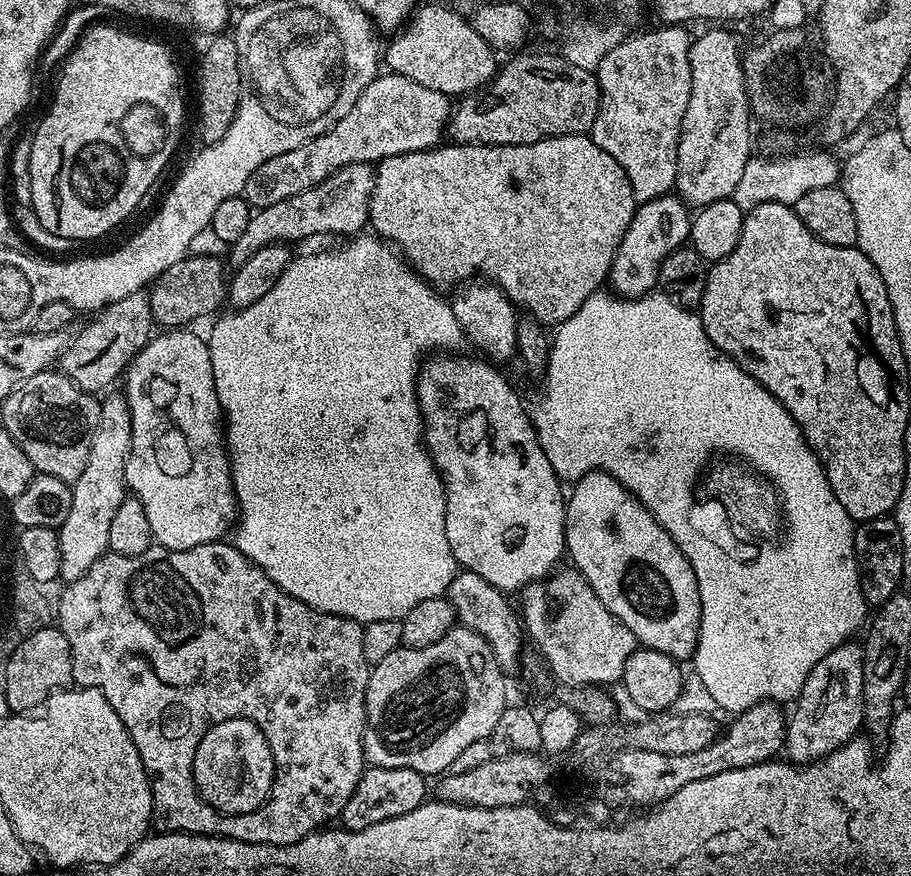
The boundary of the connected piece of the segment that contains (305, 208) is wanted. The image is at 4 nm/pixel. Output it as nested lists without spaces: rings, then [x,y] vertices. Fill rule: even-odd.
[[[351,164],[338,170],[318,186],[302,190],[302,194],[294,194],[294,198],[286,198],[282,202],[274,202],[274,206],[253,211],[250,226],[246,226],[242,238],[230,245],[233,265],[245,264],[250,254],[258,254],[258,250],[268,244],[304,240],[307,236],[344,235],[344,238],[348,238],[353,234],[363,233],[368,224],[370,198],[375,181],[373,165]]]

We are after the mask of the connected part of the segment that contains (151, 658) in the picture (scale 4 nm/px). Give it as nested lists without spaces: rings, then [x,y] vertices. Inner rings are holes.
[[[213,542],[203,544],[202,546],[194,546],[190,550],[170,550],[169,548],[161,548],[153,546],[147,548],[142,554],[137,556],[127,556],[126,554],[118,554],[117,552],[108,552],[98,557],[94,562],[94,566],[90,566],[90,570],[86,570],[86,574],[82,574],[77,580],[65,583],[63,585],[64,593],[57,599],[54,604],[54,616],[58,621],[58,627],[62,634],[66,634],[66,642],[70,642],[70,654],[72,655],[72,679],[81,688],[96,688],[106,698],[106,702],[110,702],[110,706],[114,706],[114,714],[118,714],[118,718],[122,722],[122,726],[126,726],[126,730],[130,734],[130,738],[134,742],[134,746],[138,750],[138,758],[142,758],[142,766],[144,772],[148,776],[148,785],[150,786],[150,794],[152,795],[152,823],[151,827],[157,833],[162,832],[192,832],[195,836],[226,836],[229,840],[241,840],[242,842],[250,842],[251,844],[273,844],[274,846],[286,846],[298,842],[302,838],[306,838],[312,832],[323,829],[327,820],[336,820],[340,811],[346,806],[346,802],[350,802],[350,794],[354,794],[354,786],[358,786],[358,782],[362,778],[366,767],[364,758],[364,727],[366,726],[366,686],[368,685],[368,674],[370,665],[366,654],[362,650],[362,638],[364,637],[364,625],[359,624],[356,620],[351,620],[345,616],[335,616],[334,614],[326,614],[314,610],[310,606],[306,606],[306,602],[298,602],[298,598],[294,598],[290,594],[286,594],[279,586],[270,579],[270,577],[260,569],[252,560],[247,560],[244,554],[236,549],[235,543],[232,542]],[[227,719],[250,719],[253,720],[262,730],[262,734],[266,736],[266,740],[270,744],[270,750],[273,751],[274,766],[276,767],[276,777],[273,778],[272,792],[268,796],[268,800],[256,812],[242,814],[241,816],[228,816],[216,811],[200,797],[196,791],[195,779],[192,777],[192,767],[194,766],[194,754],[198,748],[199,740],[206,734],[212,724],[225,722]]]

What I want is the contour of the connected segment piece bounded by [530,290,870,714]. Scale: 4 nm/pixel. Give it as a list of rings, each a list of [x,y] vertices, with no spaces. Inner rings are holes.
[[[601,290],[590,294],[582,306],[566,322],[562,322],[556,329],[556,337],[553,335],[548,349],[548,362],[543,369],[544,393],[540,396],[540,401],[536,405],[531,405],[530,415],[532,426],[536,429],[536,437],[546,454],[550,458],[550,466],[554,466],[554,474],[562,482],[575,482],[584,477],[588,472],[605,472],[623,486],[628,493],[636,498],[636,501],[643,508],[648,509],[648,513],[658,521],[661,526],[668,531],[670,538],[686,554],[694,574],[698,578],[698,598],[700,599],[700,614],[698,617],[698,627],[696,630],[696,652],[690,661],[691,667],[696,667],[694,676],[706,686],[708,693],[714,698],[719,711],[732,712],[739,714],[750,710],[758,702],[787,702],[795,701],[799,696],[810,670],[830,654],[838,646],[849,643],[856,631],[859,633],[865,627],[866,621],[870,616],[870,605],[864,599],[862,586],[860,585],[860,568],[856,564],[856,551],[854,550],[854,534],[856,529],[850,514],[834,498],[834,490],[830,490],[830,482],[824,473],[824,467],[814,454],[814,450],[806,442],[804,431],[794,422],[794,418],[738,362],[734,362],[730,357],[718,350],[714,342],[706,334],[702,326],[699,315],[695,311],[683,308],[677,300],[660,290],[653,290],[647,296],[640,296],[637,300],[625,300],[623,296],[613,294],[608,290]],[[700,466],[730,466],[730,508],[734,508],[734,472],[738,472],[738,518],[742,524],[764,530],[772,524],[772,508],[778,508],[774,504],[774,494],[777,486],[780,492],[784,492],[784,509],[788,511],[788,536],[784,548],[748,548],[748,544],[740,544],[732,532],[724,532],[724,548],[712,548],[700,532],[692,532],[688,528],[688,488],[692,488],[692,480],[696,477],[696,468]]]

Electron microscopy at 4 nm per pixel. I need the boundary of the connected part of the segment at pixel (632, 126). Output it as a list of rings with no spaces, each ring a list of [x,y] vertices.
[[[679,24],[621,39],[596,67],[600,105],[590,133],[592,141],[630,178],[637,202],[669,195],[676,187],[678,142],[686,102],[690,102],[690,46],[693,37]]]

